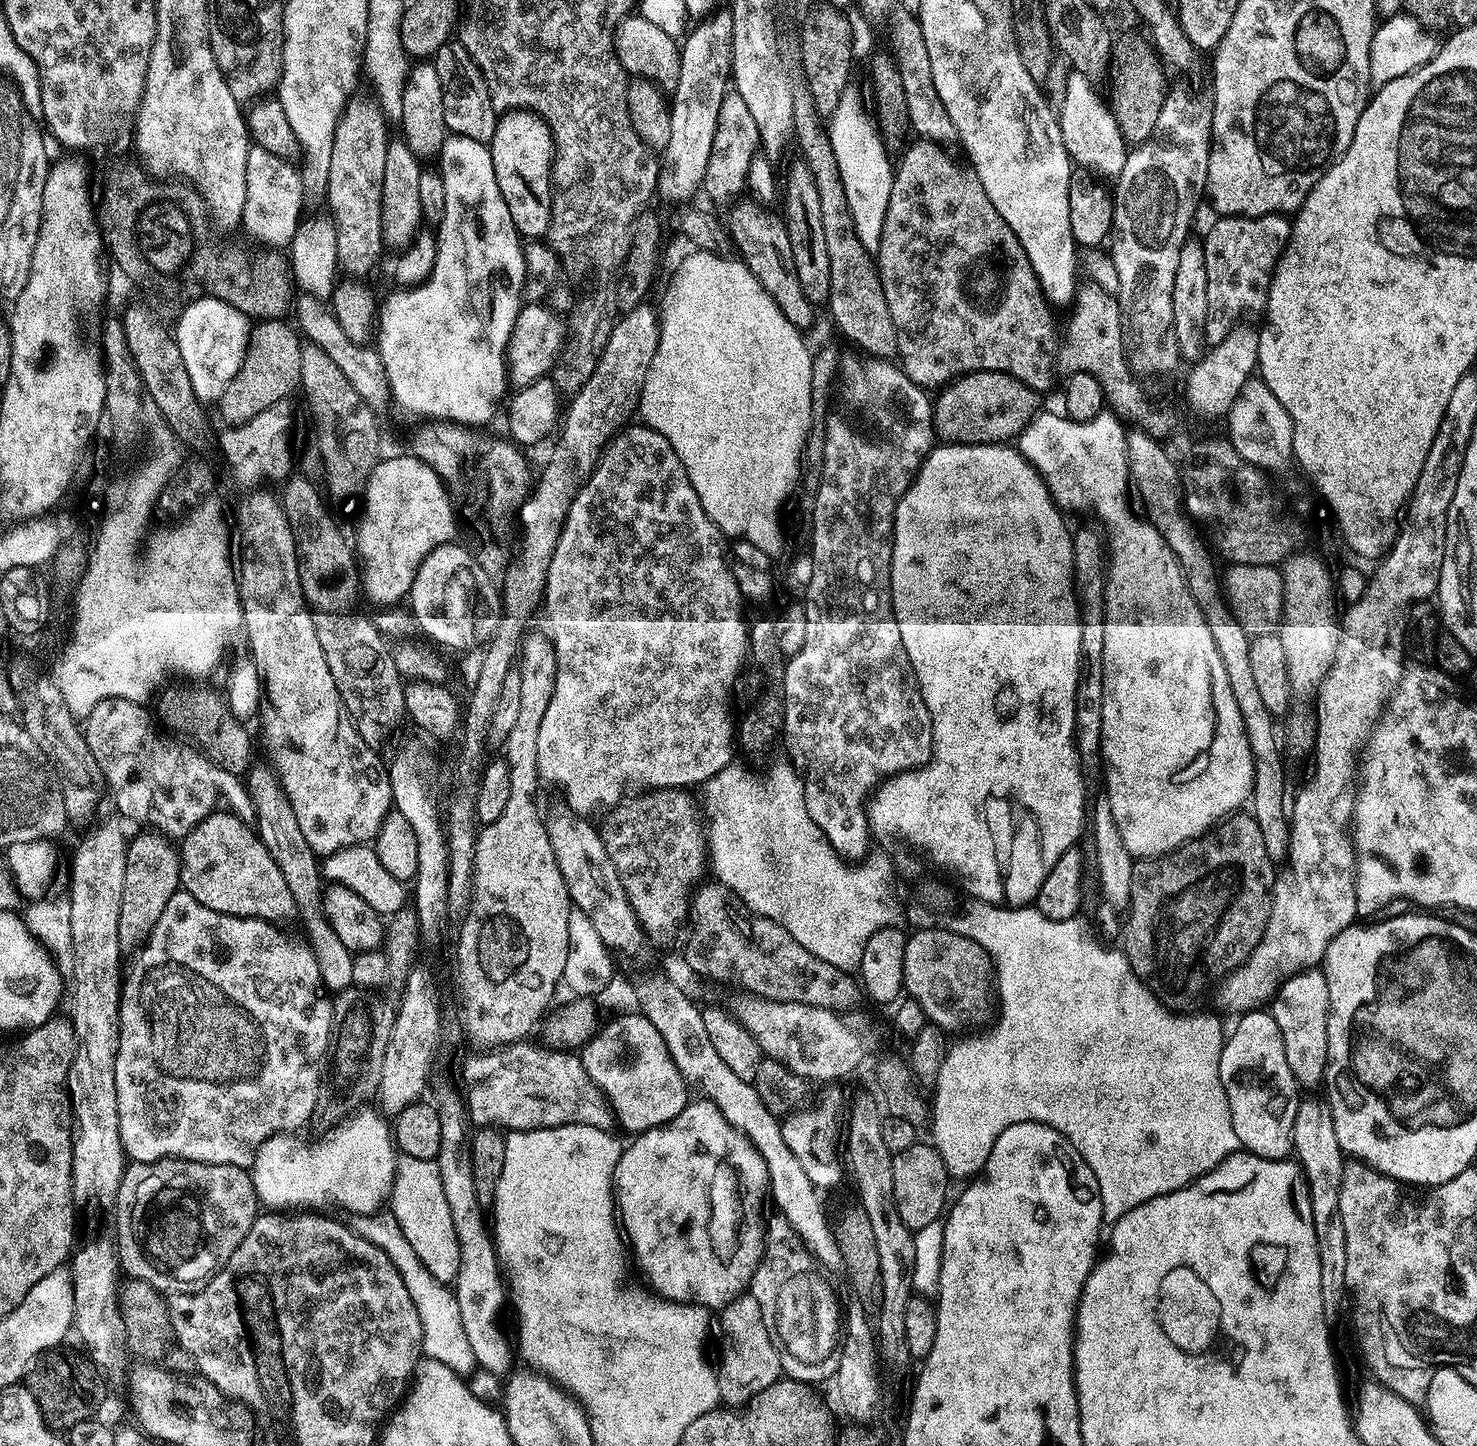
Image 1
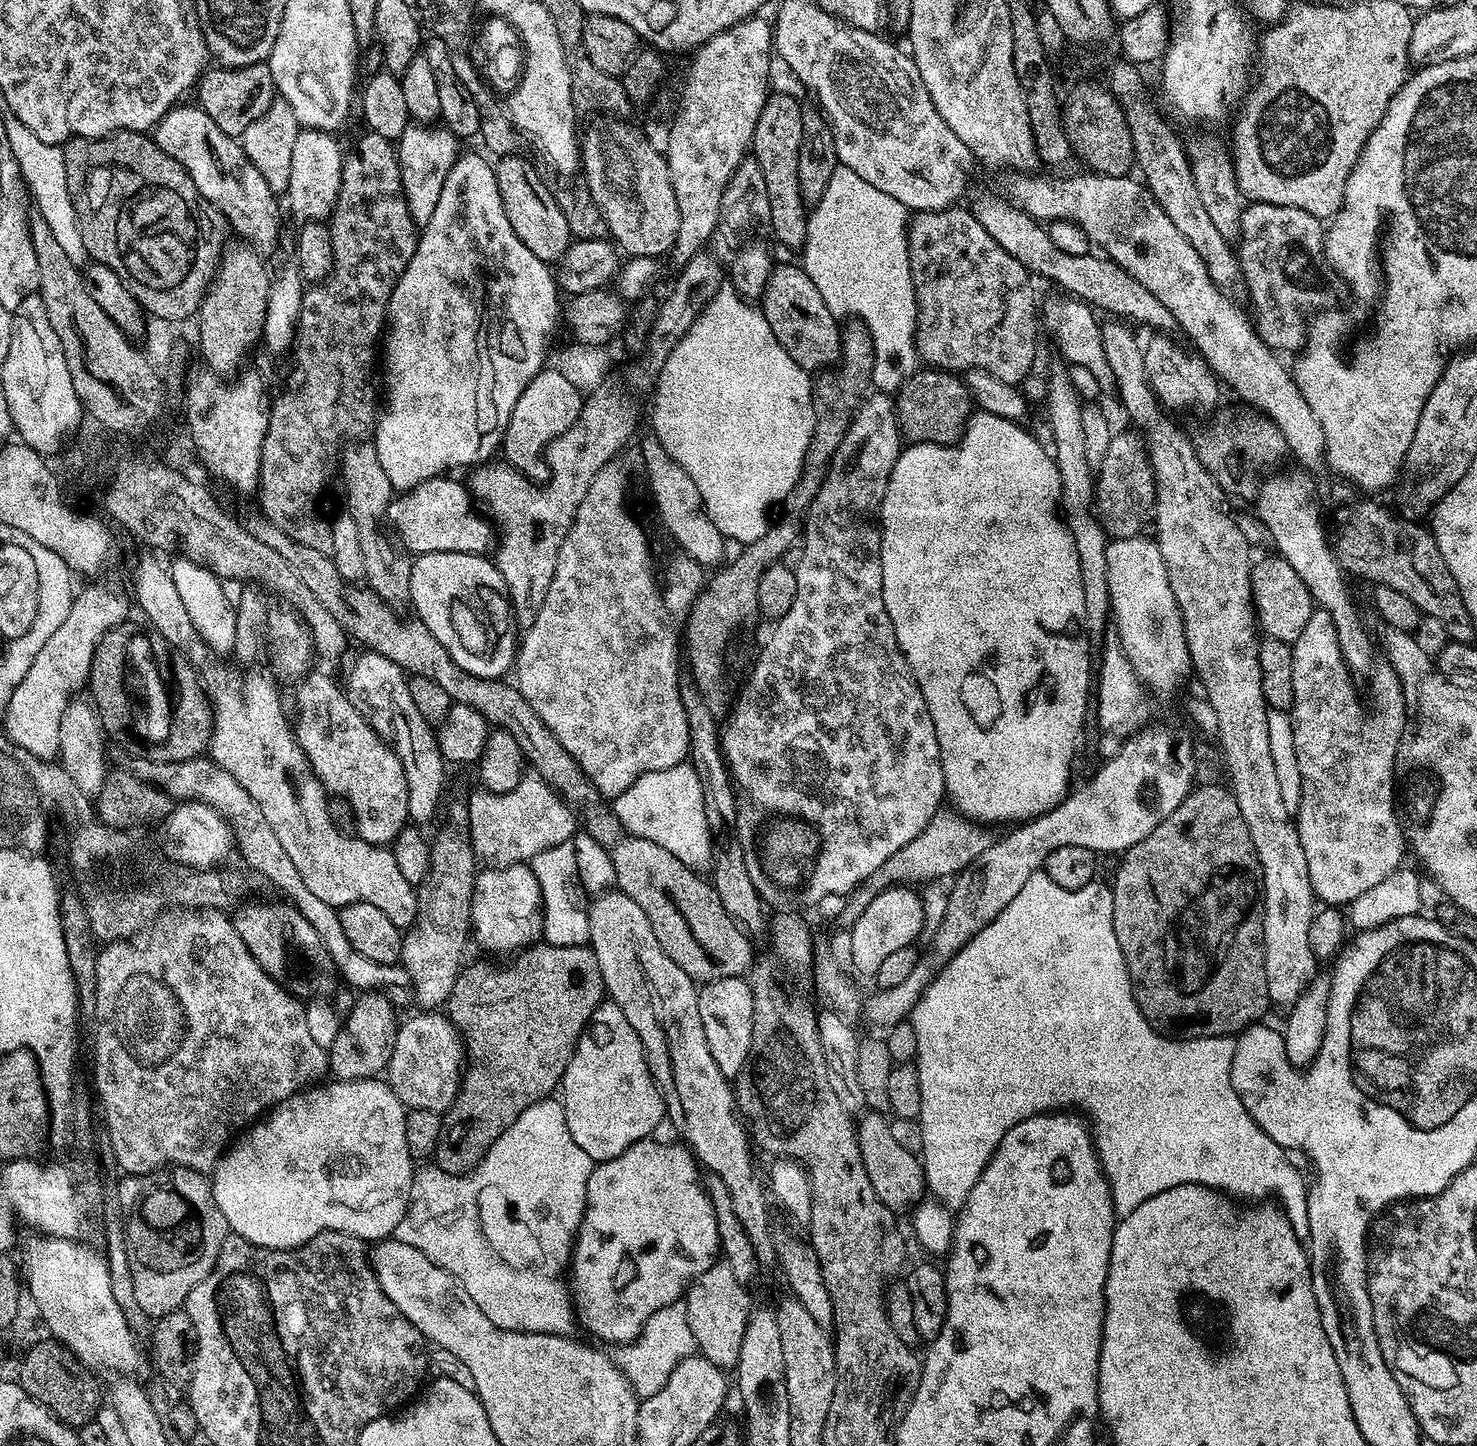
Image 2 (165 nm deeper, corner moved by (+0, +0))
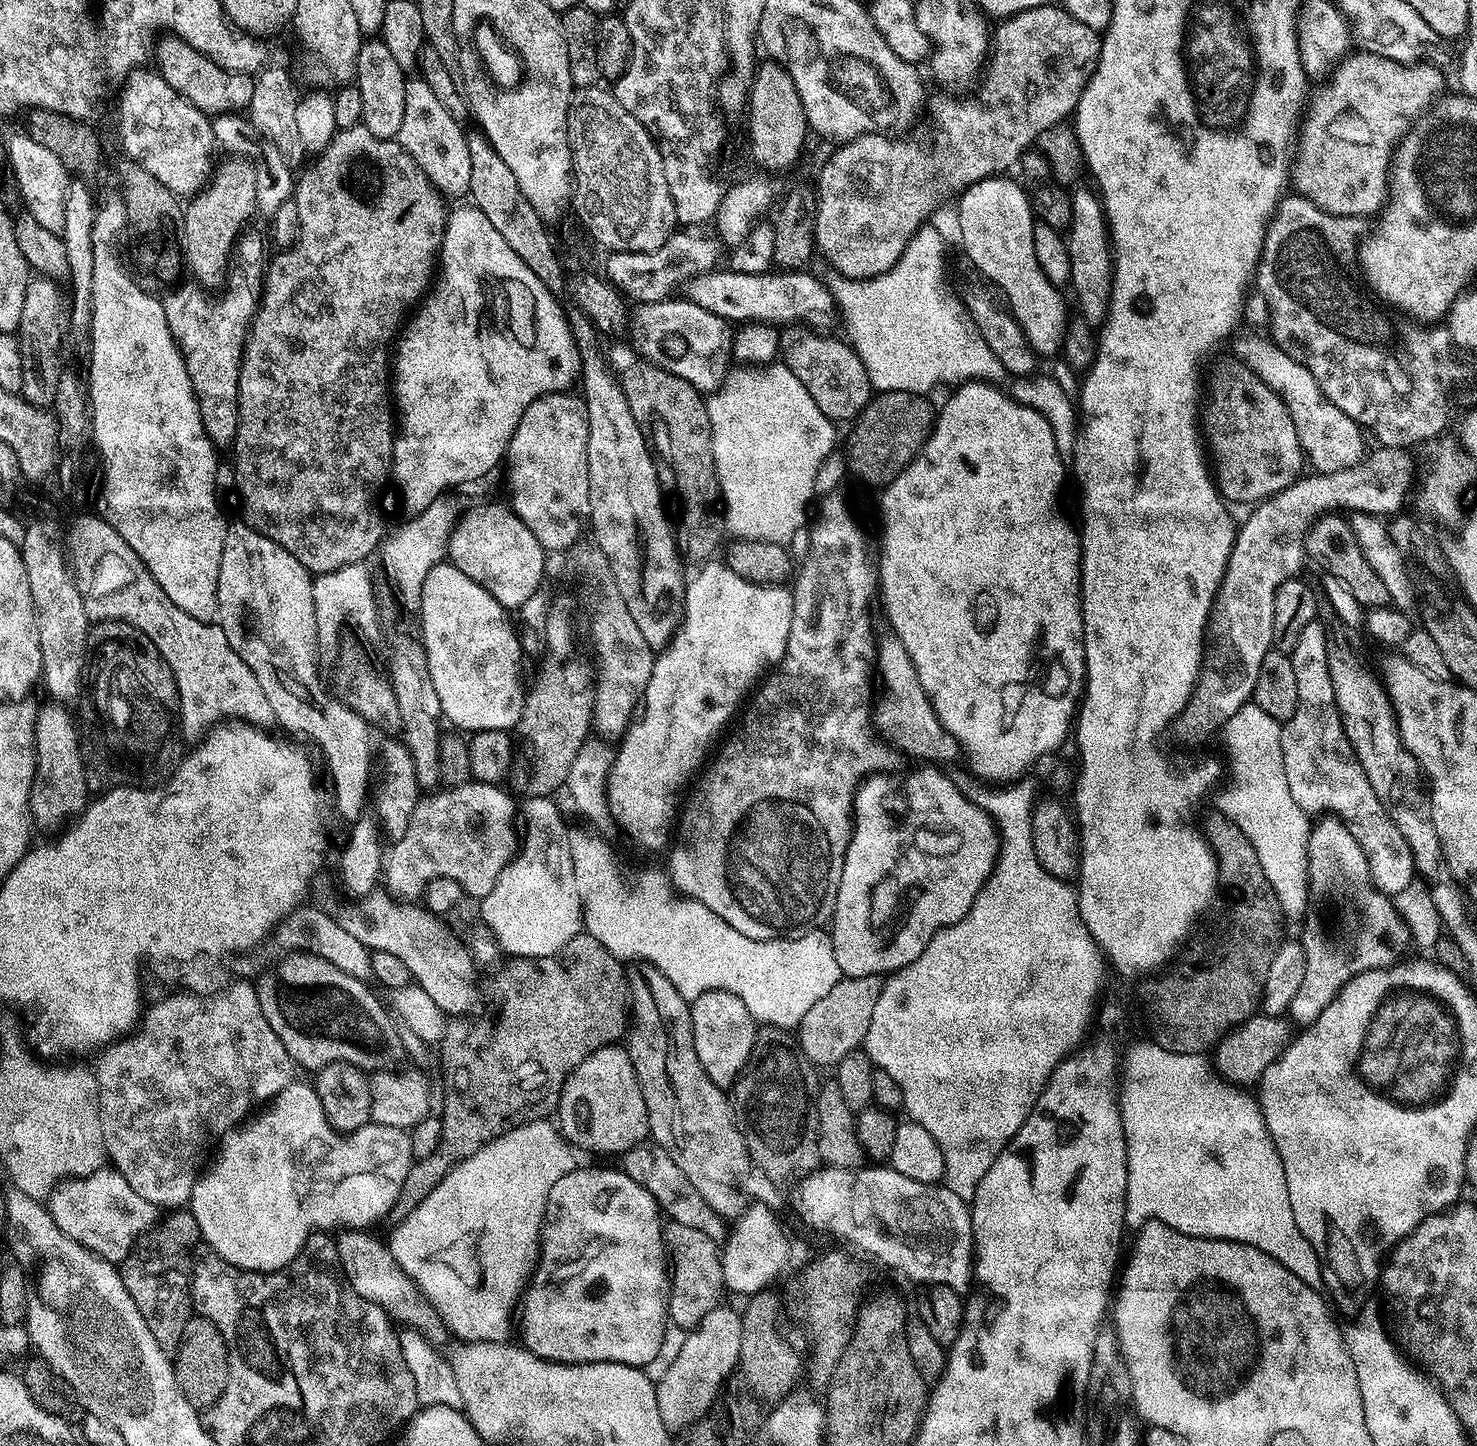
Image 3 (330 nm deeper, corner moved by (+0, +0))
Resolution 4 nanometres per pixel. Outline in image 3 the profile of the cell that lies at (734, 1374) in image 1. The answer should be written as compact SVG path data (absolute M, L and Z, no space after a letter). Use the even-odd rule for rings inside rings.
M669 1223L666 1228L666 1246L670 1251L670 1287L668 1289L668 1315L671 1323L679 1328L691 1330L696 1328L710 1310L721 1307L723 1296L726 1296L724 1275L722 1274L721 1249L699 1230L688 1226Z

